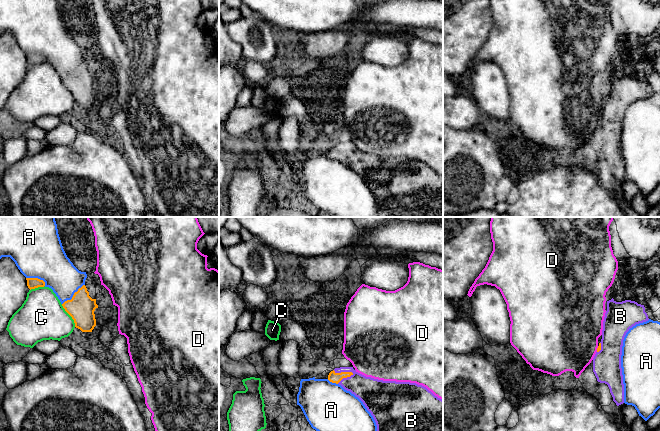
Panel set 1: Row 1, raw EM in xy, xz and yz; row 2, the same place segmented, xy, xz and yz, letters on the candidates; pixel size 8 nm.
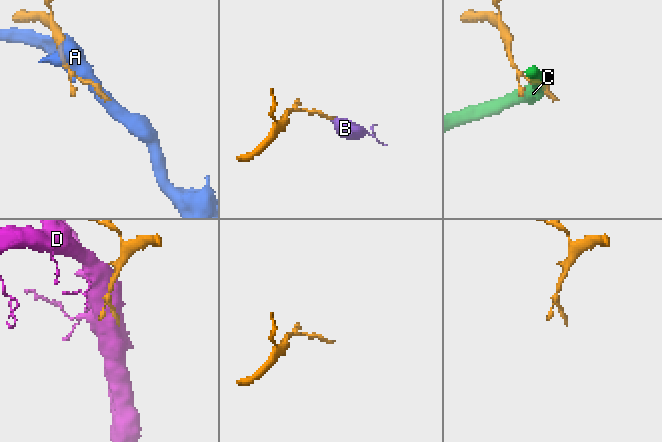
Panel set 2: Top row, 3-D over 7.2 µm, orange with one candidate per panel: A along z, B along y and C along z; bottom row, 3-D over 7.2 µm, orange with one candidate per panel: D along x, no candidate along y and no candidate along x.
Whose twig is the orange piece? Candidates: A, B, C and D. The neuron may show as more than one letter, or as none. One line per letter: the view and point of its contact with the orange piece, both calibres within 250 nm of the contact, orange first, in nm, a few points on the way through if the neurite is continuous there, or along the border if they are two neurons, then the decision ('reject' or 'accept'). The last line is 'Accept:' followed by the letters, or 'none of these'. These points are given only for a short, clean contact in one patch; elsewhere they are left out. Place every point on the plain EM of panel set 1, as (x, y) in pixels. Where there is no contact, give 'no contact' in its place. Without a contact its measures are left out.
A: xy (73, 71) | 220/280 nm | reject
B: xz (343, 148) | 90/200 nm | across xz (333, 153), (343, 148), (351, 148), (368, 166) | accept
C: xy (69, 90) | 220/360 nm | reject
D: yz (597, 125) | 30/480 nm | along yz (598, 122), (596, 127) | reject
Accept: B

